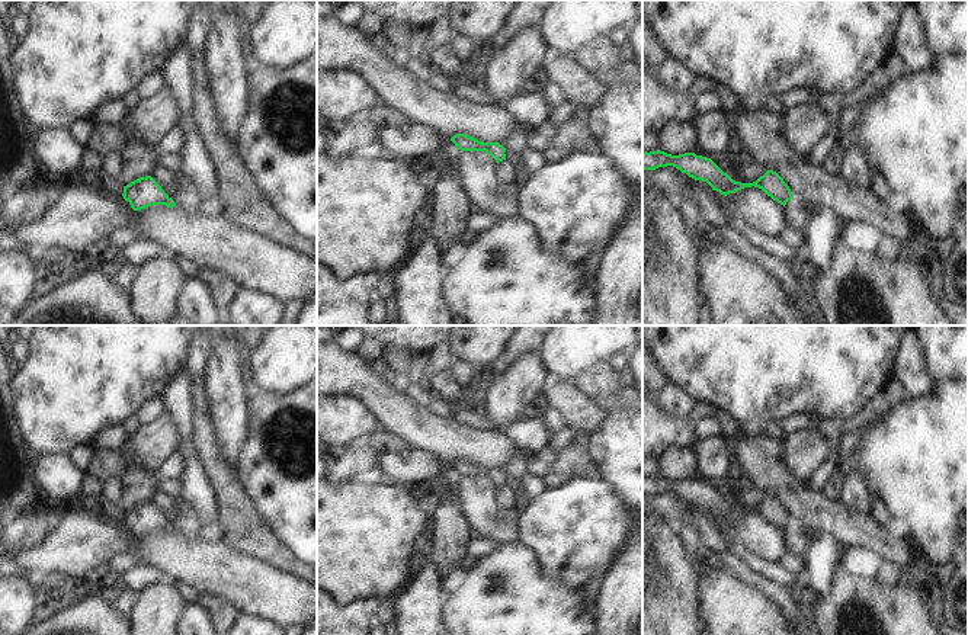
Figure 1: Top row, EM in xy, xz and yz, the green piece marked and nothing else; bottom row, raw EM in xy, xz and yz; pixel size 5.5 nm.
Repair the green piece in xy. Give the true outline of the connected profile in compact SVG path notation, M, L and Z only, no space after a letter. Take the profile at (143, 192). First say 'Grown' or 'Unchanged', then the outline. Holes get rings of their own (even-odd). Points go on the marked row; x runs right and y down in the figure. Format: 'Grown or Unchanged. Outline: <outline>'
Unchanged. Outline: M140 177L124 186L124 199L129 202L134 211L141 211L151 205L176 206L174 201L161 189L161 186L151 177Z

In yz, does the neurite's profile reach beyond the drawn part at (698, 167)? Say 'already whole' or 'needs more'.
already whole

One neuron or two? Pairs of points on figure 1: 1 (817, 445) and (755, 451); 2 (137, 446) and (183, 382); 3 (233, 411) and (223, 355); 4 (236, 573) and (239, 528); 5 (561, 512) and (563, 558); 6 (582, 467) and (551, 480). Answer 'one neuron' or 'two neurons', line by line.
1: two neurons
2: two neurons
3: one neuron
4: two neurons
5: one neuron
6: one neuron

